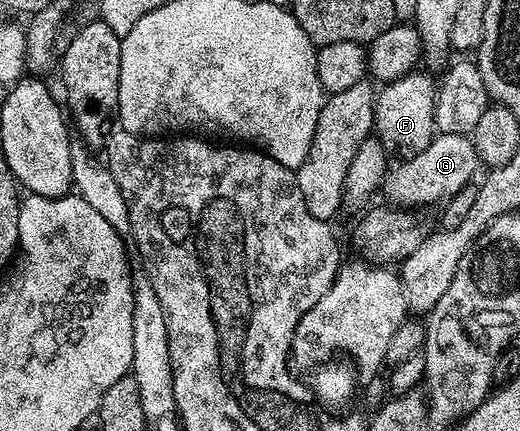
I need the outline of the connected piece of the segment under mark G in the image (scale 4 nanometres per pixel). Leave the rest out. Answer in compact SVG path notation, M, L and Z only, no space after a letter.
M436 133L424 151L396 165L388 169L381 185L381 194L395 208L423 208L419 206L431 206L434 202L446 203L455 193L472 185L471 177L481 170L474 141L465 134Z

